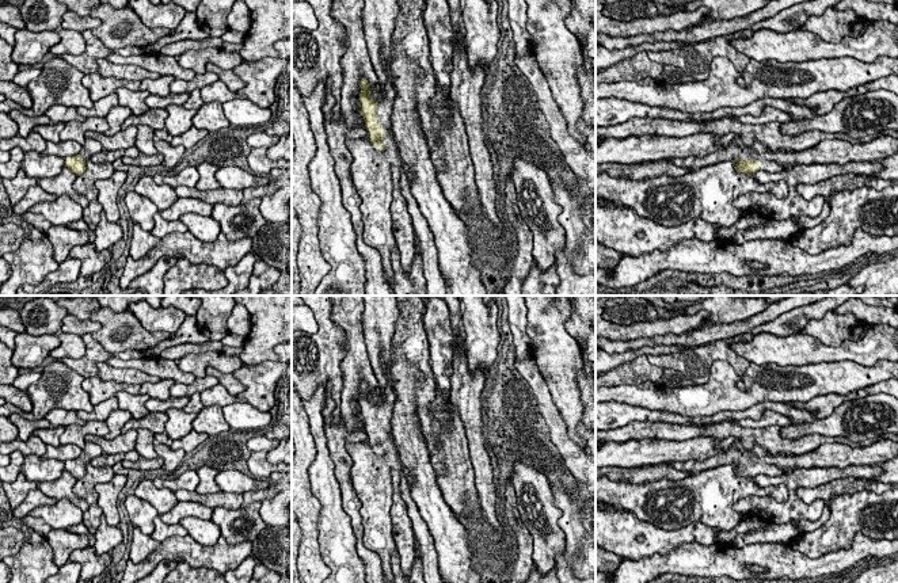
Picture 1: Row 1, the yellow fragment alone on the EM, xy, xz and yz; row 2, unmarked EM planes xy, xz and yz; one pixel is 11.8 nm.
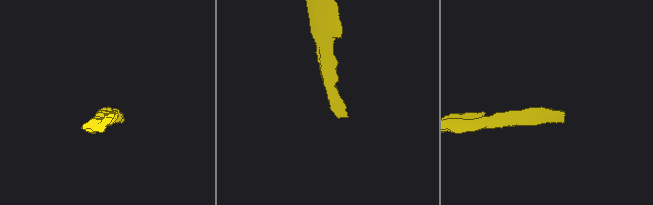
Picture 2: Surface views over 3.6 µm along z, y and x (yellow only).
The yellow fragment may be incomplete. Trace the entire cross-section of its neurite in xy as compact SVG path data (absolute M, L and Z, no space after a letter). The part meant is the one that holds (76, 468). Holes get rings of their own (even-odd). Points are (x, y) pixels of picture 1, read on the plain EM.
M85 442L81 449L80 457L75 460L66 460L65 470L68 470L77 480L85 475L85 465L91 462L95 457L100 456L103 451L100 446L94 442Z

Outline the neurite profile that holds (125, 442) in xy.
M129 430L126 433L121 433L114 439L104 439L103 437L96 435L85 435L85 442L96 443L104 454L117 454L117 453L128 453L136 449L137 430Z

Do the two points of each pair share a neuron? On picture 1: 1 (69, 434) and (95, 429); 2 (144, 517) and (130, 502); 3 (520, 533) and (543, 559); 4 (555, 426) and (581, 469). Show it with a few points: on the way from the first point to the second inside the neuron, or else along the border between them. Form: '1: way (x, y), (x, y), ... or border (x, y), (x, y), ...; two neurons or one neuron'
1: way (76, 434), (88, 429); one neuron
2: way (141, 513), (134, 506); one neuron
3: border (520, 519), (532, 538), (532, 560), (535, 563); two neurons
4: way (559, 437), (577, 458); one neuron

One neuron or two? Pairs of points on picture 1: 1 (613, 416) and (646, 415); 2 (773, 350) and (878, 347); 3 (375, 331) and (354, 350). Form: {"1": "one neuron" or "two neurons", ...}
{"1": "one neuron", "2": "one neuron", "3": "two neurons"}

